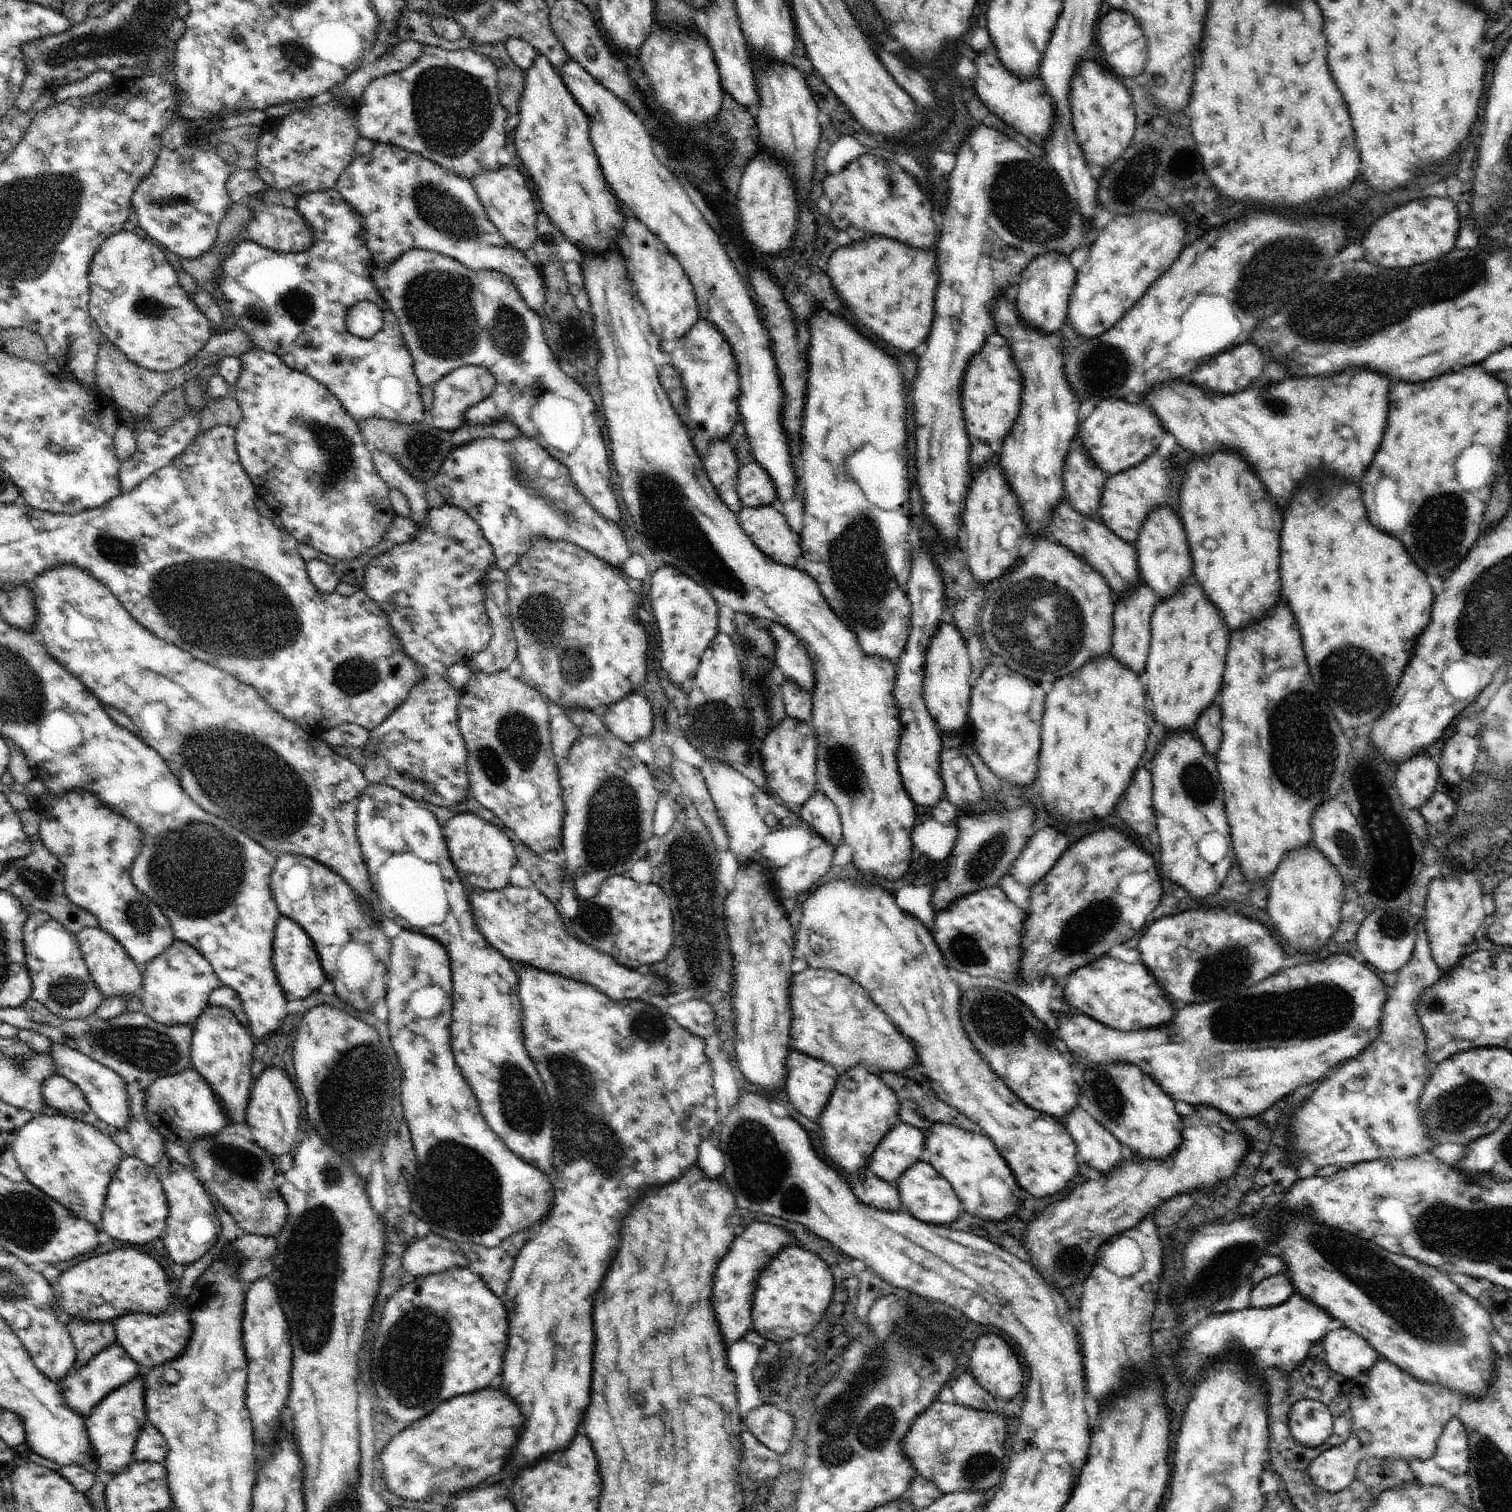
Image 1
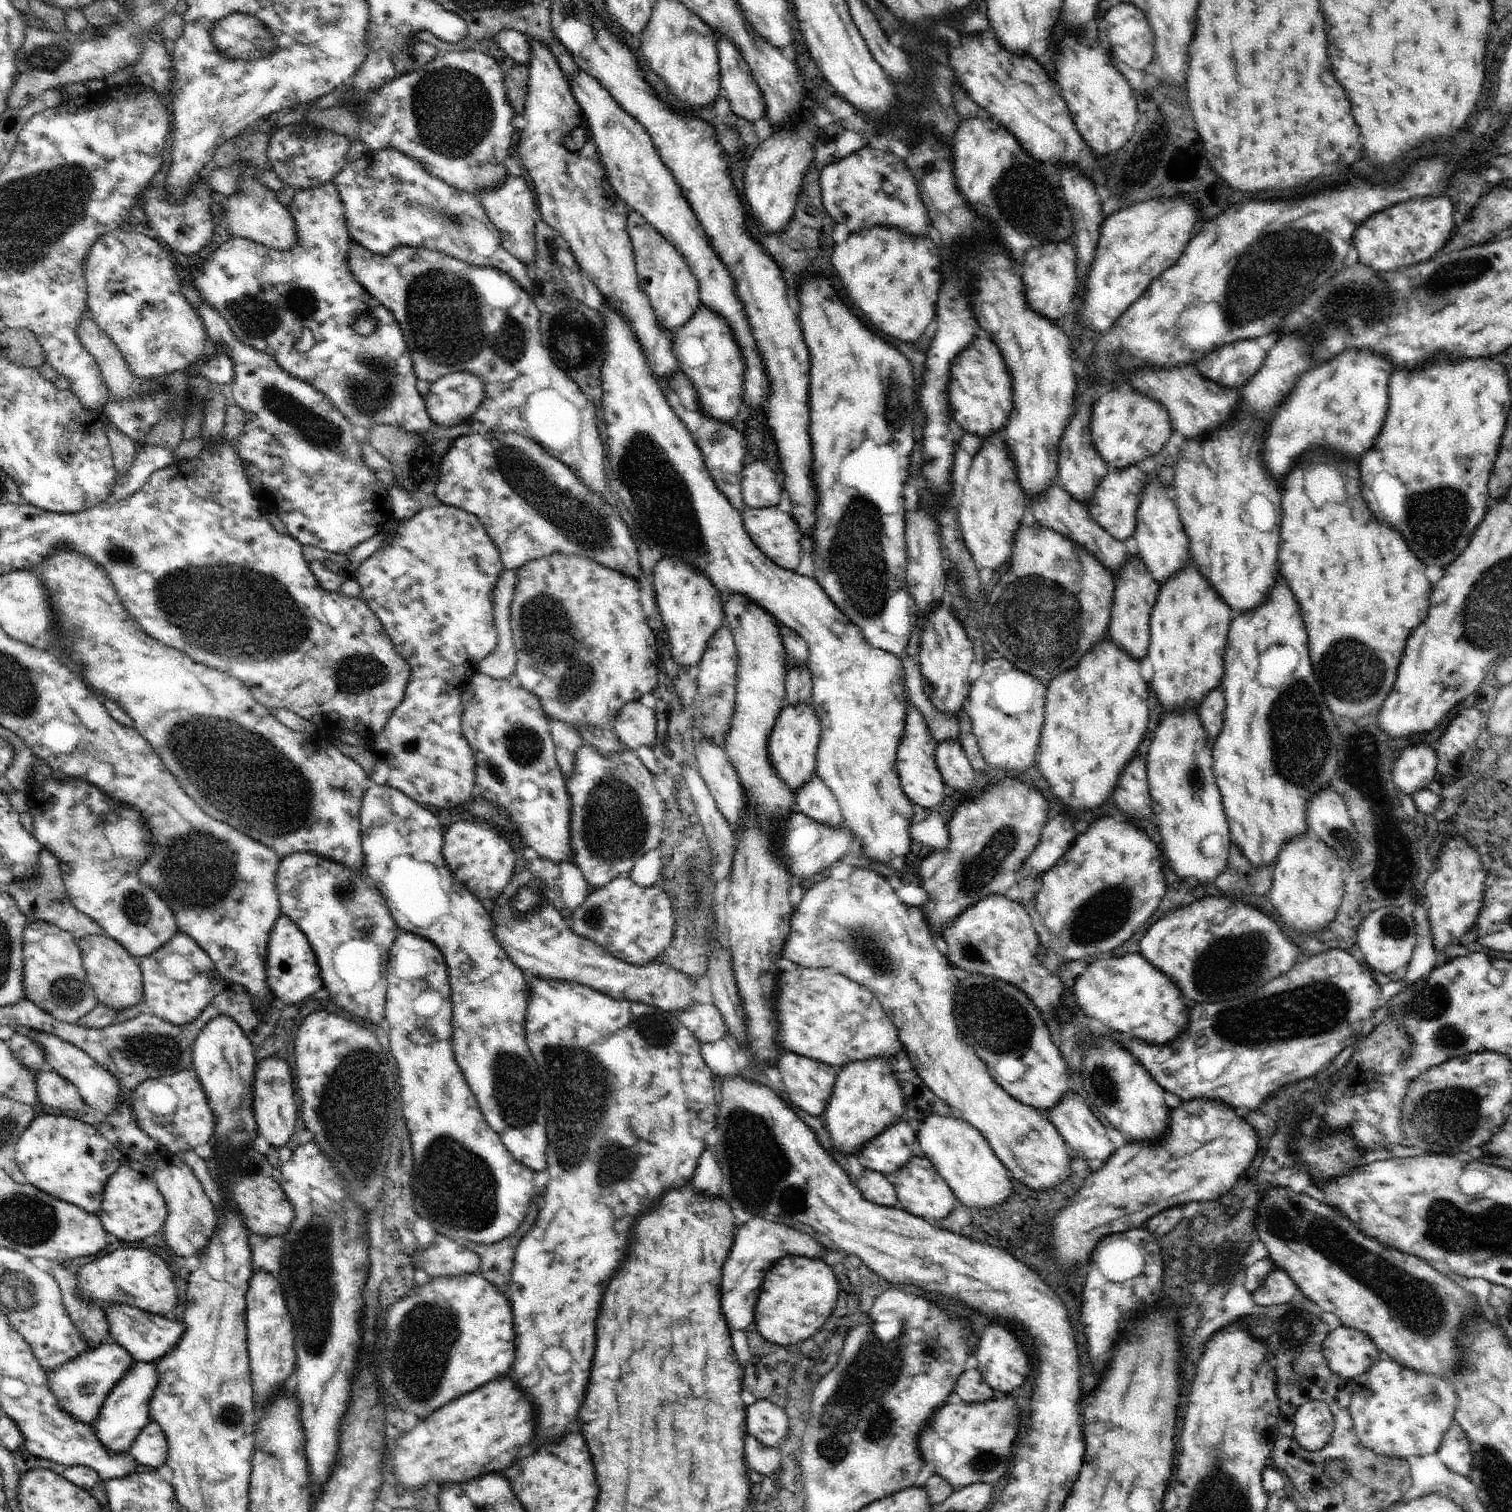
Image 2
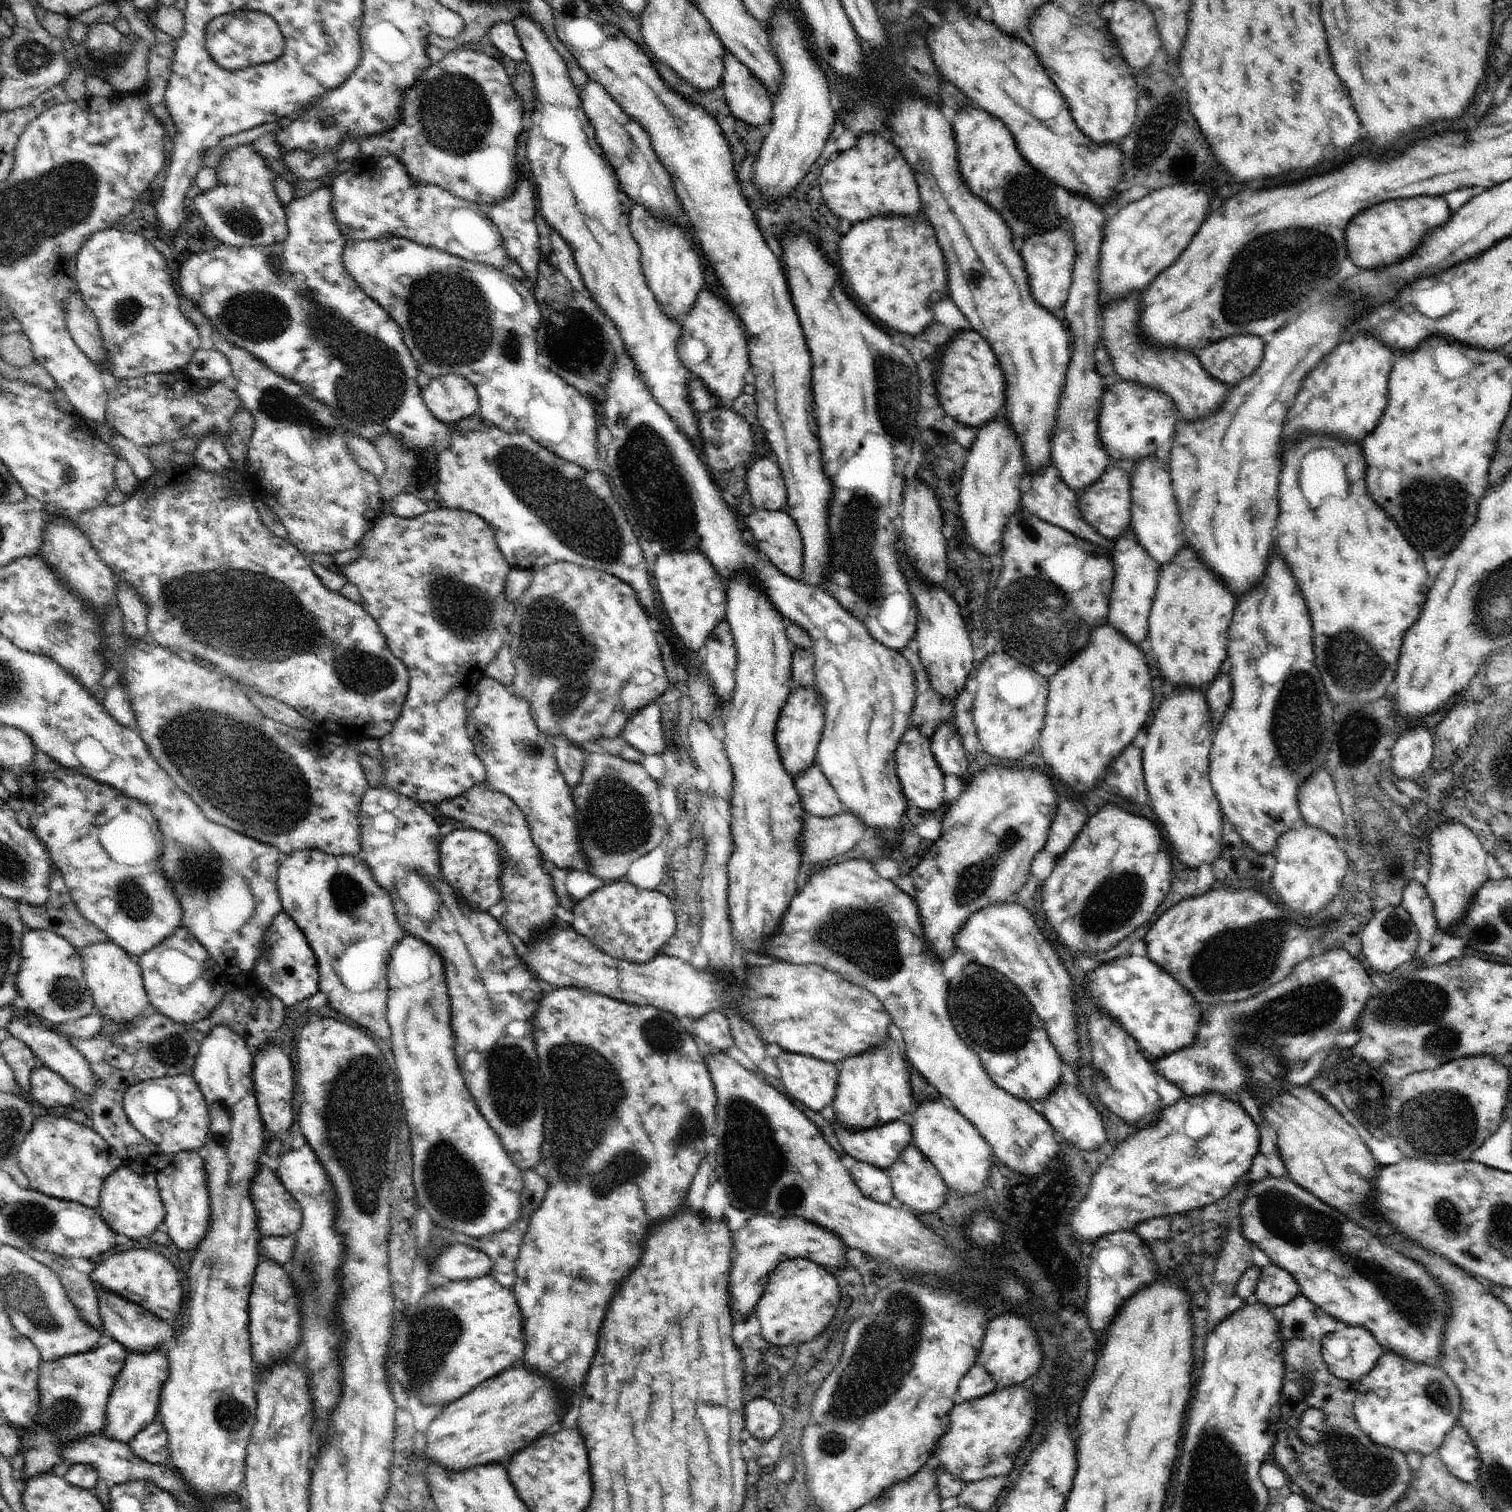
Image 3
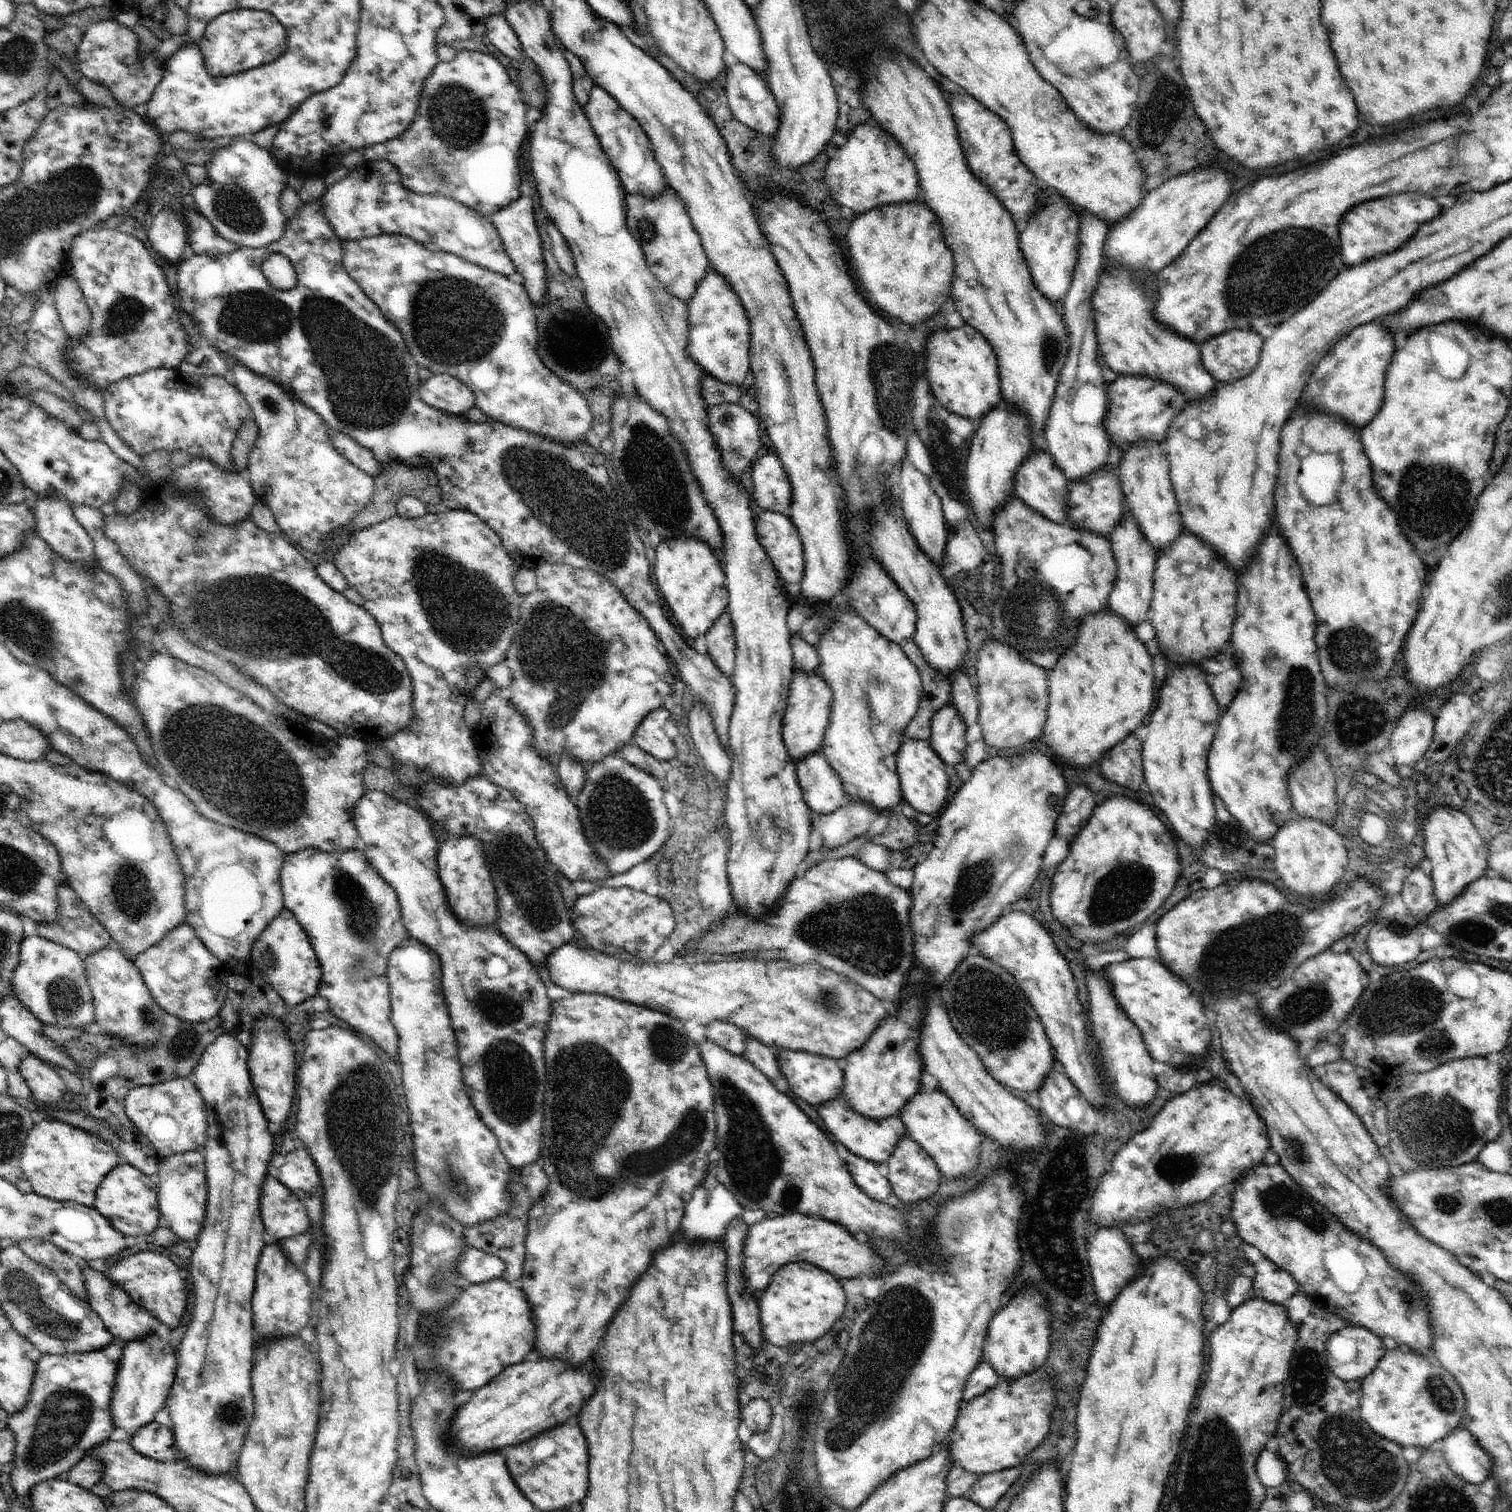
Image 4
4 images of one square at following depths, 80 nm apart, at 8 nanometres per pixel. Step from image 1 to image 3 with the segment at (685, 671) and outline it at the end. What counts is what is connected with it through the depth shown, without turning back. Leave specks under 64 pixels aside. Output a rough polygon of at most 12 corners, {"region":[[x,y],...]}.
{"region":[[663,550],[653,578],[692,652],[725,618],[727,581],[701,550]]}

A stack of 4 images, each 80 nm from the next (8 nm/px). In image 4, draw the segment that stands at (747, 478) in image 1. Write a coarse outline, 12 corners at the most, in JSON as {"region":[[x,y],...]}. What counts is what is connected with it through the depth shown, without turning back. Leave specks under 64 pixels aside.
{"region":[[778,453],[752,470],[753,495],[766,511],[785,513],[793,488]]}

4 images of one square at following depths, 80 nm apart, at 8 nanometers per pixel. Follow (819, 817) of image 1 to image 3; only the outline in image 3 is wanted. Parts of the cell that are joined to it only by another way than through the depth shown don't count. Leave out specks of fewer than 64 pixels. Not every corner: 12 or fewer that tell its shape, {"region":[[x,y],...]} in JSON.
{"region":[[816,762],[795,774],[808,815],[844,810],[838,793]]}

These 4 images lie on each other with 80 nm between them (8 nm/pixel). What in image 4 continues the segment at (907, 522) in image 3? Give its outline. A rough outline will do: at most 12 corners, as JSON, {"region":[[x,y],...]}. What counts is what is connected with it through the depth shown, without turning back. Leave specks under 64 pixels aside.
{"region":[[902,460],[902,510],[915,542],[941,567],[942,500],[928,476]]}

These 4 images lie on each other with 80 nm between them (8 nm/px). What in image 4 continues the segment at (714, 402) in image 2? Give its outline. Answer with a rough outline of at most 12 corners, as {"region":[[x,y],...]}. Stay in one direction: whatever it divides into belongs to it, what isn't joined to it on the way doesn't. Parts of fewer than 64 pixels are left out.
{"region":[[708,268],[687,305],[689,358],[723,385],[750,370],[750,322]]}

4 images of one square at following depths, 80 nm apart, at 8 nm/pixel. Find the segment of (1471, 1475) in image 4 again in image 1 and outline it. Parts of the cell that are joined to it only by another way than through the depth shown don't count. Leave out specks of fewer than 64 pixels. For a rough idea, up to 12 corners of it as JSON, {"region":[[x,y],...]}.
{"region":[[1454,1416],[1433,1459],[1455,1475],[1470,1468],[1469,1436]]}

